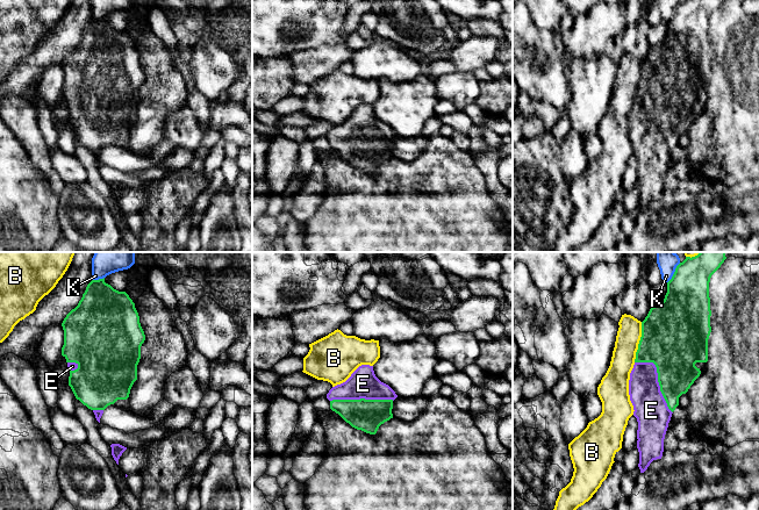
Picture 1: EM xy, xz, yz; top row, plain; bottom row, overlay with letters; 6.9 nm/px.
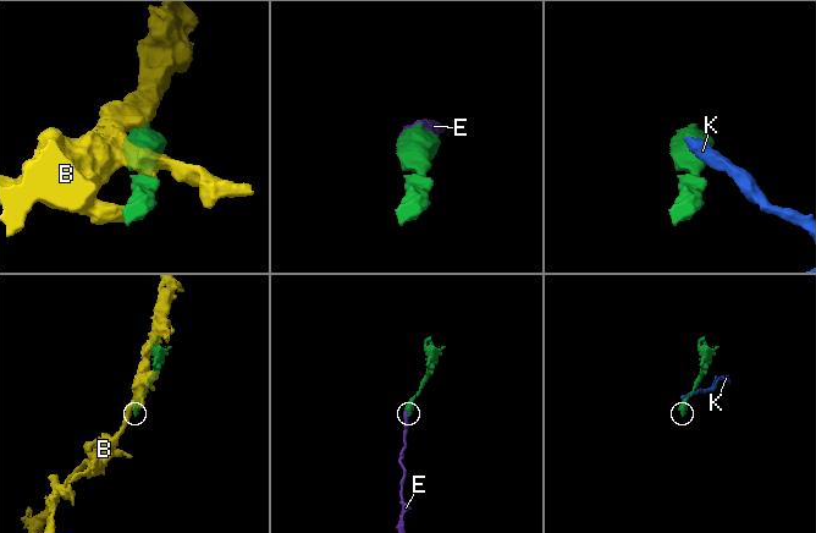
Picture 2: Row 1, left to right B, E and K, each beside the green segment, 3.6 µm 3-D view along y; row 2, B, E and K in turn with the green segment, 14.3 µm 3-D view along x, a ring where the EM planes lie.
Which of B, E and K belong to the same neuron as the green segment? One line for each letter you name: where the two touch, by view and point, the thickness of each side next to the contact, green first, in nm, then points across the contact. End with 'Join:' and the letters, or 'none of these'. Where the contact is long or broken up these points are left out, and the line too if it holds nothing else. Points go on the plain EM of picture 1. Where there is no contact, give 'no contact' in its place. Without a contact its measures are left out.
E: contact yz (658, 119); calibres 360 and 240 nm
Join: E

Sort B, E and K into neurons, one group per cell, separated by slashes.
B / E / K

